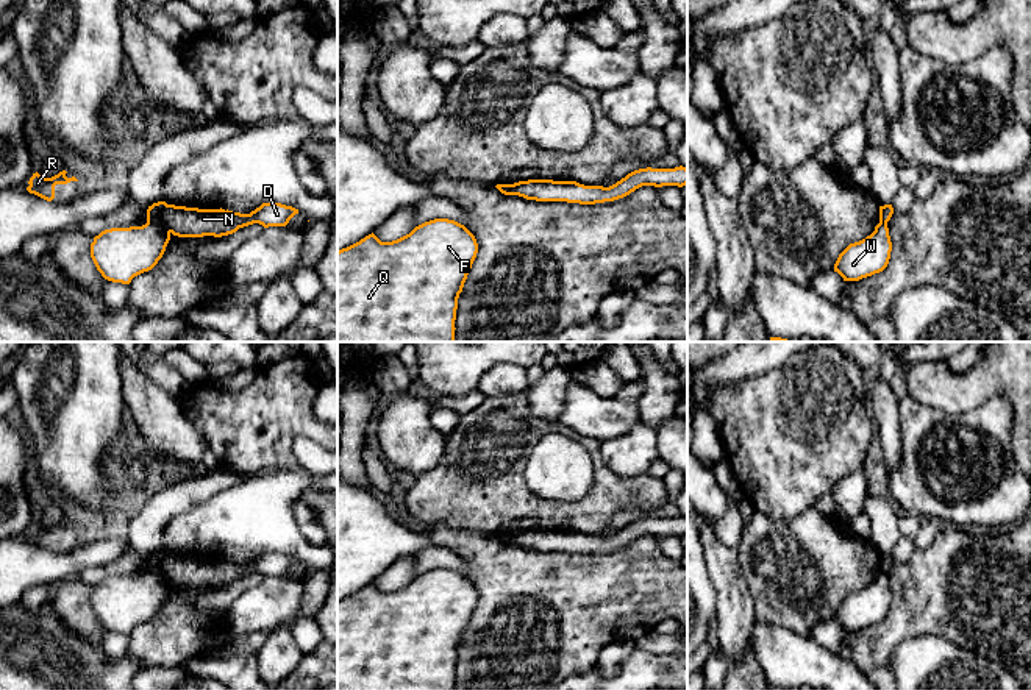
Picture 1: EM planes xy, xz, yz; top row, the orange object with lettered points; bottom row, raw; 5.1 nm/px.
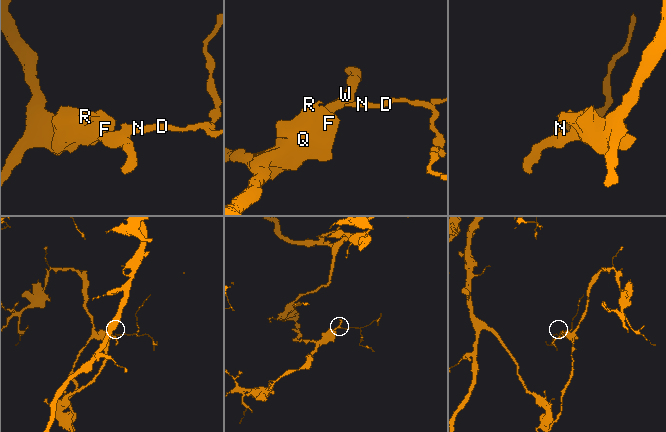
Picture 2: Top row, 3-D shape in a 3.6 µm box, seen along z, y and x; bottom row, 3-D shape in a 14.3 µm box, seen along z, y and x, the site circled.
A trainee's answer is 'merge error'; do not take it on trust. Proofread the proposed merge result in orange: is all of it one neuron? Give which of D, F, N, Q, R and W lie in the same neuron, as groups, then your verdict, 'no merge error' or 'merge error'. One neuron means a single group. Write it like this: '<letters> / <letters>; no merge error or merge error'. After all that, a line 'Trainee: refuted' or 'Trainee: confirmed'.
D N / F Q R W; merge error
Trainee: confirmed

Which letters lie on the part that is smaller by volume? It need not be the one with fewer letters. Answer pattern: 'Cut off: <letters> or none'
Cut off: D, N

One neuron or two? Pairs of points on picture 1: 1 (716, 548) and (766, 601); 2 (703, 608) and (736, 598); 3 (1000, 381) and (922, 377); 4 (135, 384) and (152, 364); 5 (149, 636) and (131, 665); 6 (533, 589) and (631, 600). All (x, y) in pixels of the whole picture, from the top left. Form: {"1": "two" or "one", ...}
{"1": "two", "2": "two", "3": "one", "4": "two", "5": "two", "6": "one"}

